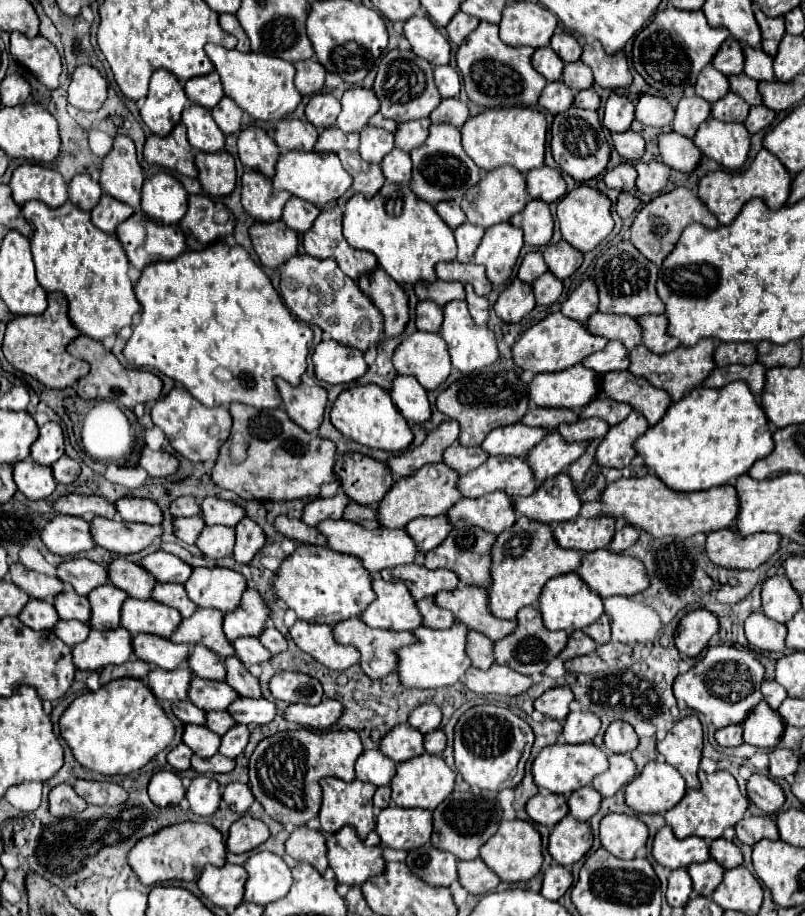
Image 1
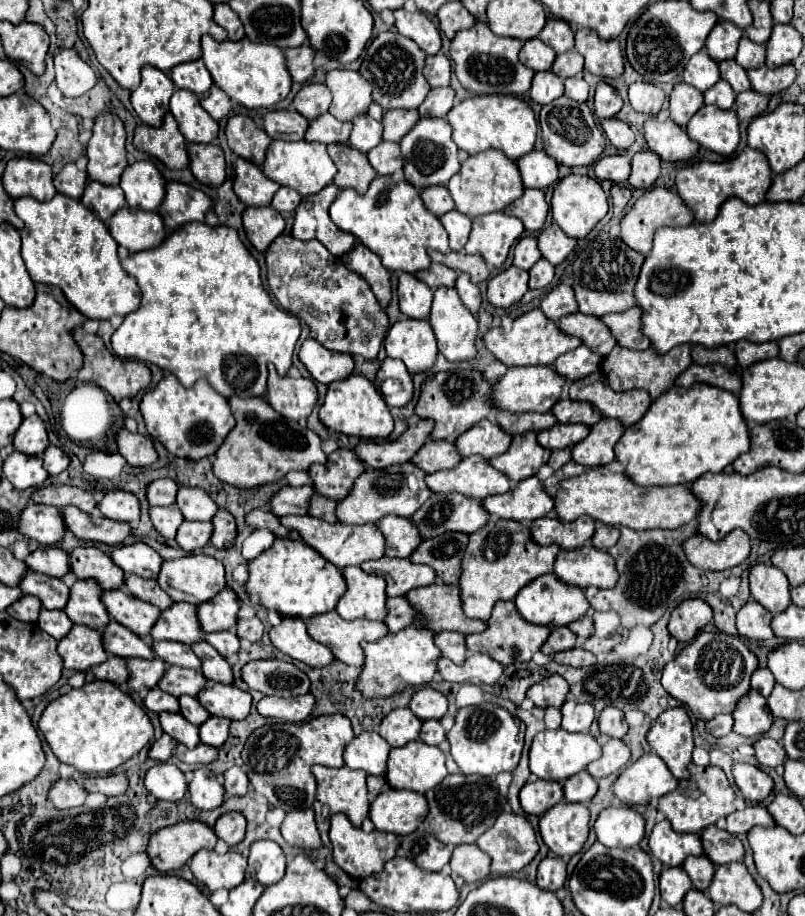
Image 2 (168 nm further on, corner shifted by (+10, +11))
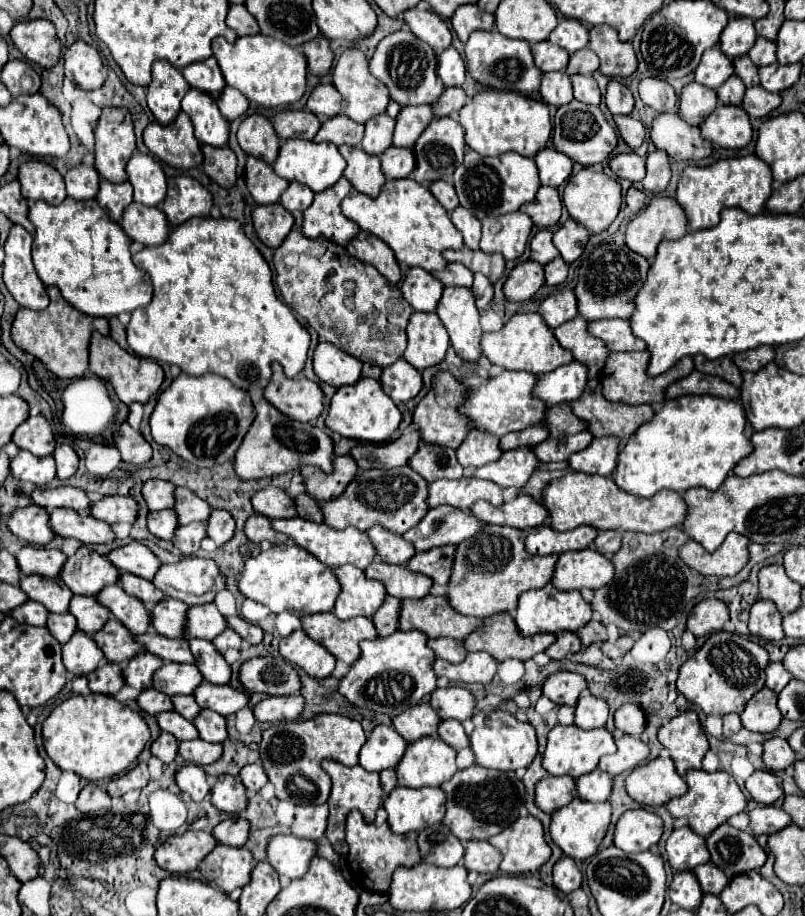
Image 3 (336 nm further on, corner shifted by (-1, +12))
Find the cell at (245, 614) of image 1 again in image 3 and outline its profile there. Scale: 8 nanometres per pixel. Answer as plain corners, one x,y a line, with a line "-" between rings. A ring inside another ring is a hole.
214,603
188,607
184,639
206,639
212,641
226,629
226,619
218,613

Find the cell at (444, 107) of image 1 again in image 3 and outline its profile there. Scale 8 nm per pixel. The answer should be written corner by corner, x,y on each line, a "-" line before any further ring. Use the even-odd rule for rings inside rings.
448,87
432,105
434,117
456,117
466,103
466,93
460,87

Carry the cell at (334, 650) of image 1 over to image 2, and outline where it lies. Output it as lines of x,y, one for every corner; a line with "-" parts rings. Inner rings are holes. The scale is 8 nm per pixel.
283,618
279,626
273,626
269,630
269,638
283,654
301,660
313,668
323,668
335,658
329,646
309,636
307,622
301,618

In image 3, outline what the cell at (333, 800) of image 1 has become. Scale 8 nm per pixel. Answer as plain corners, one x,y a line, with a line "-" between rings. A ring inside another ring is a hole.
322,761
322,769
330,775
332,781
332,789
330,797
328,797
328,805
330,805
330,817
328,817
328,829
326,829
326,837
330,839
332,847
336,851
340,851
340,847
344,847
346,843
340,843
340,835
344,833
344,819
350,811
358,809
364,815
364,821
372,823
376,817
378,807
382,805
382,787
380,787
380,775
378,773
368,773
364,771
364,767
356,765
356,767
346,767
338,761

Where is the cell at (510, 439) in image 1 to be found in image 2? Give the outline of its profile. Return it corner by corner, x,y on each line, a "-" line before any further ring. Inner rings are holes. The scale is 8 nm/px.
481,420
473,428
469,428
463,436
459,436
457,450
463,458
469,458
473,454
493,458
503,454
509,448
509,444
511,436
507,432
501,432
501,428
497,428
497,422

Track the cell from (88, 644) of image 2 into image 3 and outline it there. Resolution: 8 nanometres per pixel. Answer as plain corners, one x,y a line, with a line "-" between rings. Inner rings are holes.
76,631
62,647
62,661
70,677
80,677
92,673
100,663
104,663
104,653
96,647
92,637

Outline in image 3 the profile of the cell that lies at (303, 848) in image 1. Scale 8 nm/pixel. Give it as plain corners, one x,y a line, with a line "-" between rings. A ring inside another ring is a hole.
298,805
296,817
292,823
292,835
300,839
314,839
318,841
326,831
328,819
328,805

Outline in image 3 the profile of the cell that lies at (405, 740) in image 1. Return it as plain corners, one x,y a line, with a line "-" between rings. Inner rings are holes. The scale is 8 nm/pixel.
420,703
420,705
414,705
414,707
406,709
398,717
394,717
392,723
394,723
396,731
408,743
412,743
412,741
416,741
420,737
436,735
436,729
440,725
440,717
430,707
430,703

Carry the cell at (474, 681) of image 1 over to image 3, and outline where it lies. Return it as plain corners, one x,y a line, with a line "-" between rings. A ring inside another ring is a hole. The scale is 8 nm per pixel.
486,651
468,653
466,659
458,665
452,665
448,661
436,659
434,661
434,673
436,677
446,677
454,683
490,683
496,675
496,659
486,655

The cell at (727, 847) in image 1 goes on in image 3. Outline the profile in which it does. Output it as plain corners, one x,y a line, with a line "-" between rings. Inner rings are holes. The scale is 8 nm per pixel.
728,823
720,825
706,839
706,847
712,855
712,863
720,867
730,879
740,873
760,869
768,859
754,835
748,831
738,831

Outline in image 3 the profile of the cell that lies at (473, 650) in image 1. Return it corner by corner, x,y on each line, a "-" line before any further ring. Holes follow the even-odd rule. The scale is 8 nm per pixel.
450,637
428,639
428,645
432,647
436,659
444,659
444,661
450,661
450,663
460,663
460,661
464,661
464,657
466,657
464,645
462,645
462,643
456,643
456,641
450,639

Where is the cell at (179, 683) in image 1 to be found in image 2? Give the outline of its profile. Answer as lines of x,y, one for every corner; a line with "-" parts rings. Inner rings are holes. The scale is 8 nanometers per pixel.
129,658
127,666
129,666
129,686
139,694
145,694
147,690
155,688
157,680
161,680
167,668
167,664
157,658
153,660

